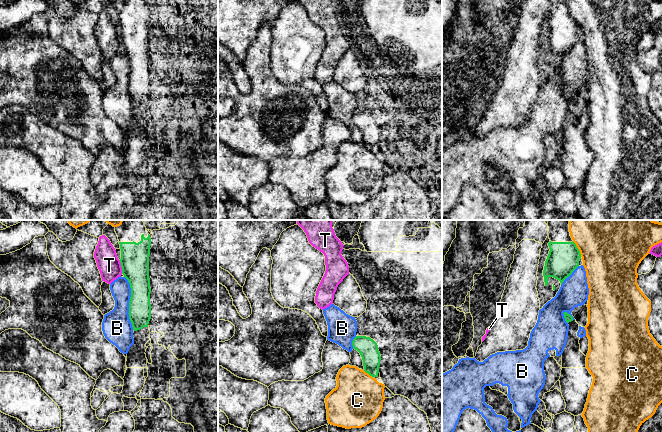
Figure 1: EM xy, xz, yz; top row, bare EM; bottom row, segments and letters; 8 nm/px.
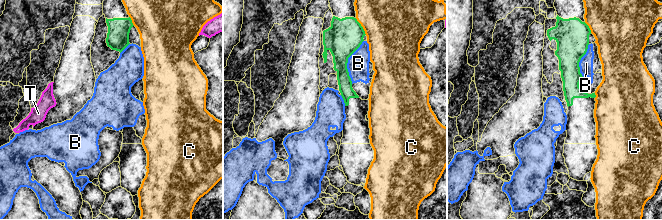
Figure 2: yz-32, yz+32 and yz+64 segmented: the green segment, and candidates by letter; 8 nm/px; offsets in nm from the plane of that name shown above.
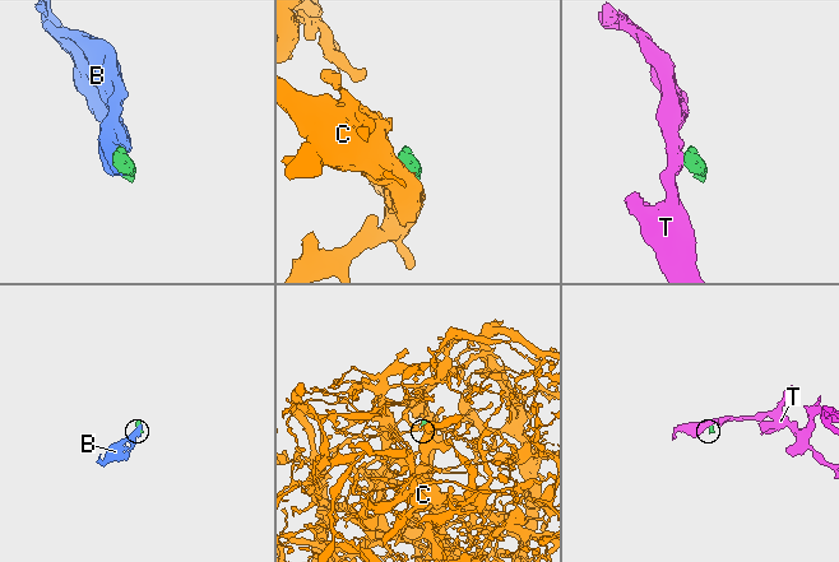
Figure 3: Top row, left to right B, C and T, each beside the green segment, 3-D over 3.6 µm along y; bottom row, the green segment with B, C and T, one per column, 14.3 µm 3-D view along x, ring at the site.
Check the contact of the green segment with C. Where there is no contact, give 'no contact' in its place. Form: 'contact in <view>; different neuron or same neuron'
contact in yz; different neuron

